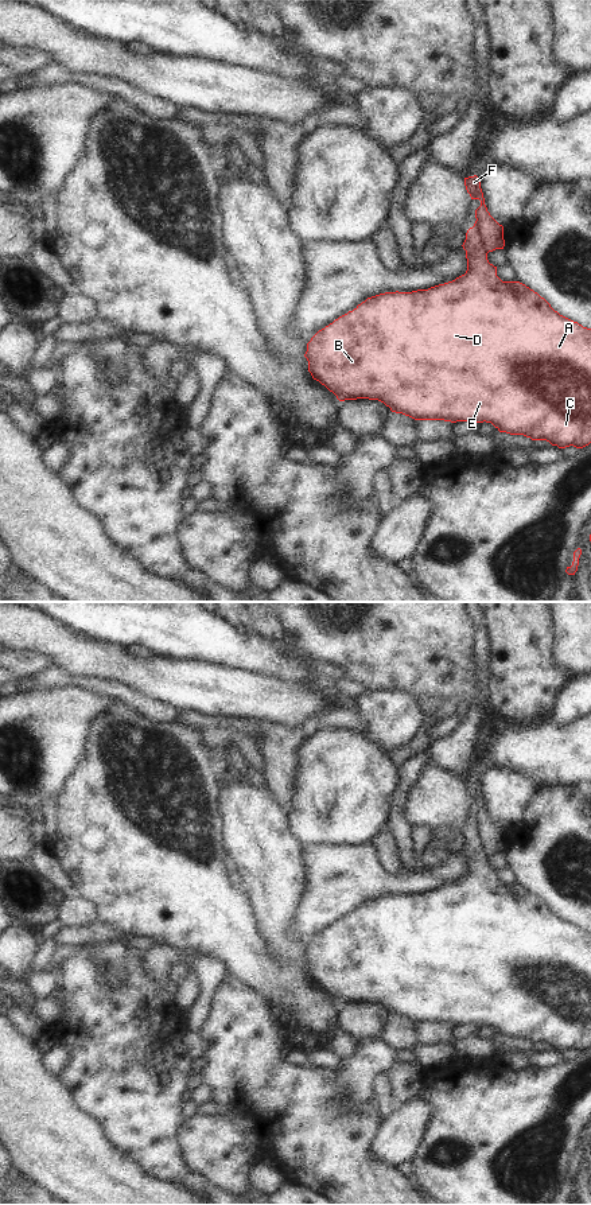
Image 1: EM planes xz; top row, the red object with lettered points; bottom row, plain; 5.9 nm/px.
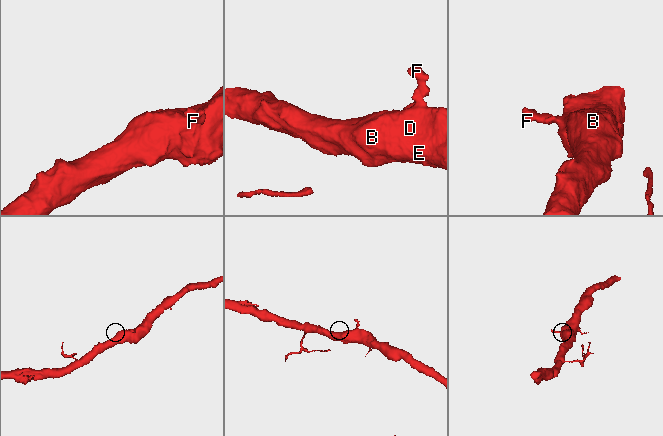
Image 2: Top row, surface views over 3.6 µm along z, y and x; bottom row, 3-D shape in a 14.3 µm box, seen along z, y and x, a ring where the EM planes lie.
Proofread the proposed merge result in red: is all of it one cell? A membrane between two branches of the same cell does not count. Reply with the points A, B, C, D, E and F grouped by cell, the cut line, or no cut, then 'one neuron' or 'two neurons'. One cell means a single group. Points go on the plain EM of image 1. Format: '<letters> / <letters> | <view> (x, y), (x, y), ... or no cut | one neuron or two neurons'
A B C D E / F | xz (471, 831), (479, 842), (479, 848), (488, 855) | two neurons

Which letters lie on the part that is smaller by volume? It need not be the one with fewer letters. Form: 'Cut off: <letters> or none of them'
Cut off: F

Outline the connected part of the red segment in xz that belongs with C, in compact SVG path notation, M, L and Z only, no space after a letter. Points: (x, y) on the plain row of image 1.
M473 831L463 846L467 874L452 885L412 895L385 895L319 933L304 960L312 982L339 1004L378 1003L415 1023L491 1026L499 1035L583 1052L591 1046L591 932L557 914L520 885L502 885Z

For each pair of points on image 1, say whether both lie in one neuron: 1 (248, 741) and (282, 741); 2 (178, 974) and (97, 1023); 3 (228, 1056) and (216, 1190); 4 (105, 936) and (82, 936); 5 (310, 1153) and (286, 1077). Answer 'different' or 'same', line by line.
1: different
2: different
3: different
4: same
5: same

